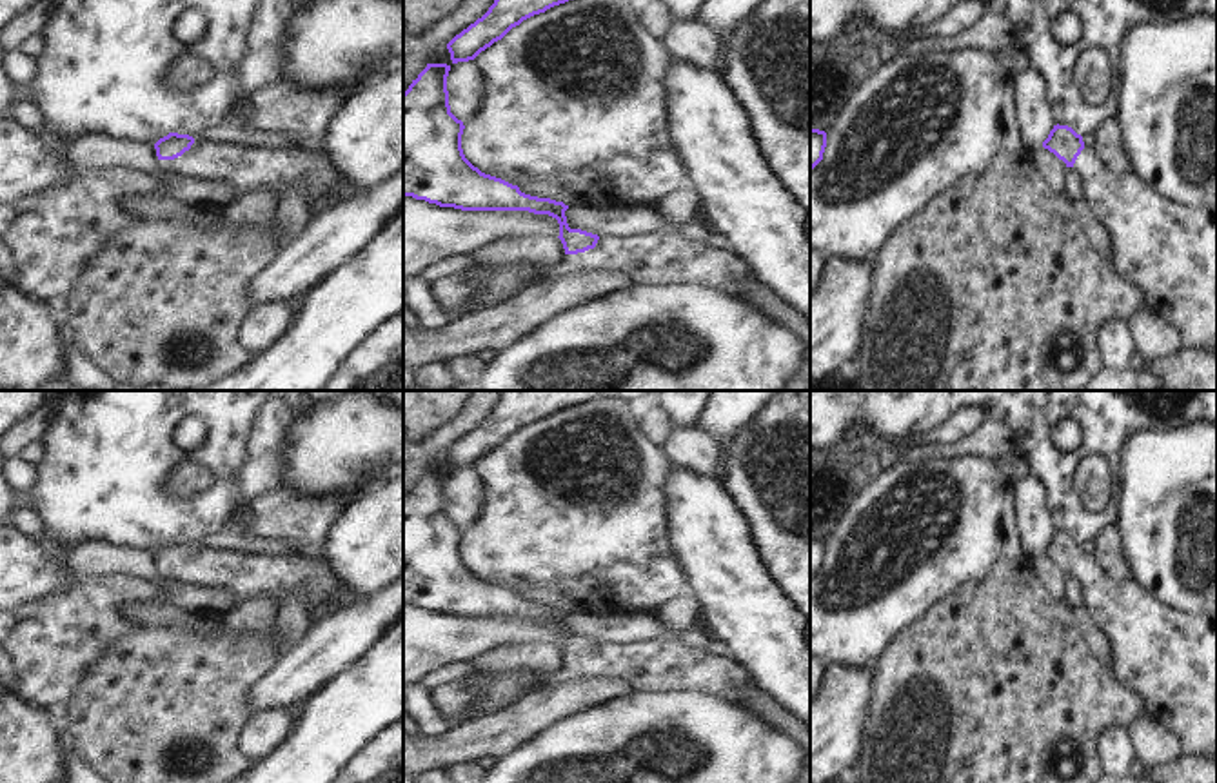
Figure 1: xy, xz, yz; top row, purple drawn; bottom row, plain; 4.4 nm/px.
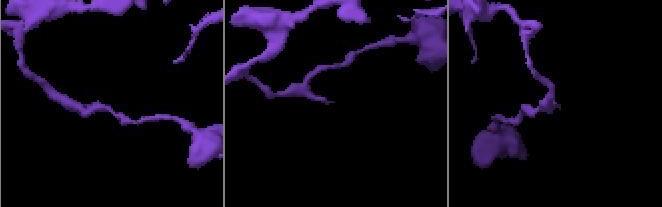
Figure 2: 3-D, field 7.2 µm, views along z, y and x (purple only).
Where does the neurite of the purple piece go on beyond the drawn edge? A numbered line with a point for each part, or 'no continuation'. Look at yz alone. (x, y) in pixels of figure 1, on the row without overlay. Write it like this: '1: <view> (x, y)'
1: yz (1168, 656)

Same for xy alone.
1: xy (249, 573)

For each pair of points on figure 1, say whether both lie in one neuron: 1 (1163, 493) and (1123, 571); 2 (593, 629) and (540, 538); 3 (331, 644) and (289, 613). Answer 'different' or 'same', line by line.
1: different
2: different
3: different

